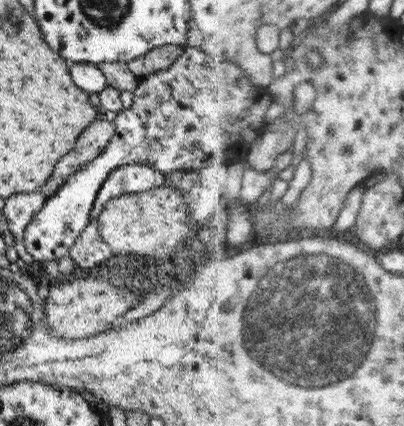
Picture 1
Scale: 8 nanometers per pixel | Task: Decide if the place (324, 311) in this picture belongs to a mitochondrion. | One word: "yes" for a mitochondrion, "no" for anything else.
yes

